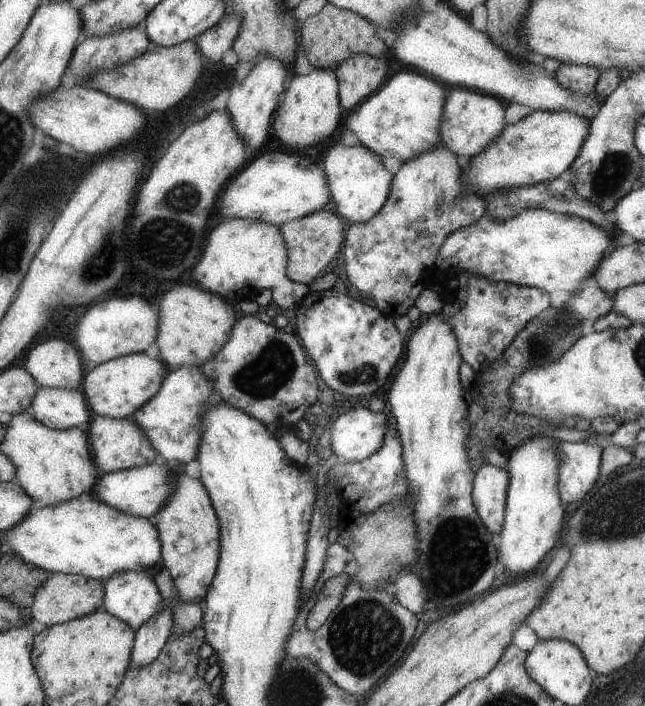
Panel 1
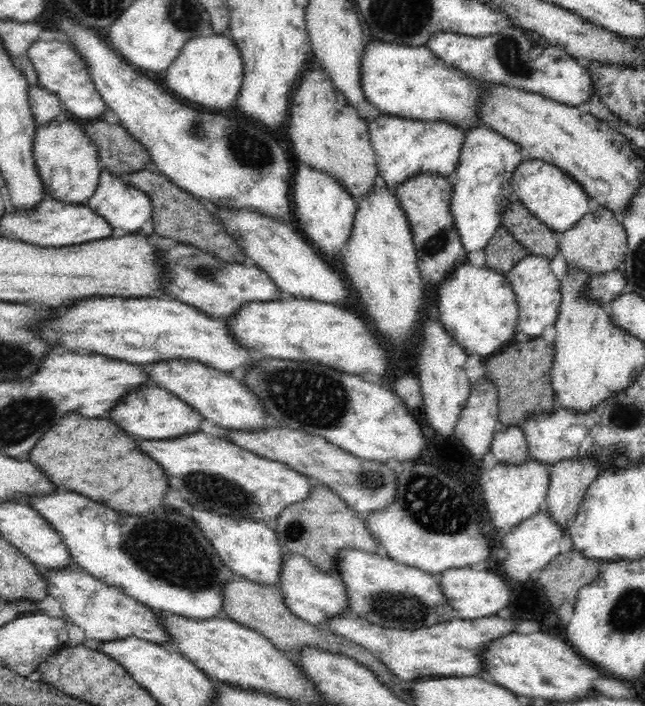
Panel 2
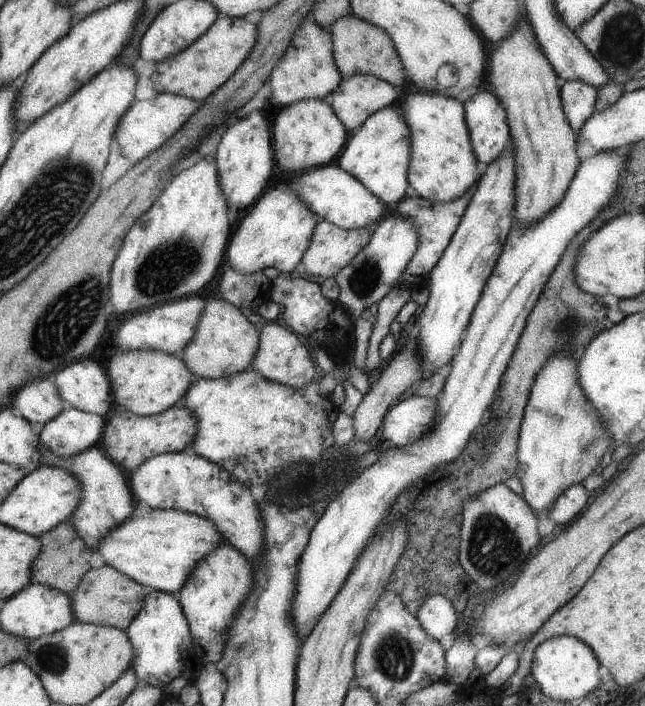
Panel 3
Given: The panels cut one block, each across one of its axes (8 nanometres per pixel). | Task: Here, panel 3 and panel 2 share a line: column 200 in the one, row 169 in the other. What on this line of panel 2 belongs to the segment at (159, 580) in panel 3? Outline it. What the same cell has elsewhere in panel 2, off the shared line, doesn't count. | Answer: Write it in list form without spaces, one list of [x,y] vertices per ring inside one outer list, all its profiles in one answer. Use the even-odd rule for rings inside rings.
[[[524,160],[516,168],[511,180],[512,201],[522,203],[538,219],[554,232],[564,232],[576,224],[584,214],[598,208],[585,189],[570,174],[544,160]]]

